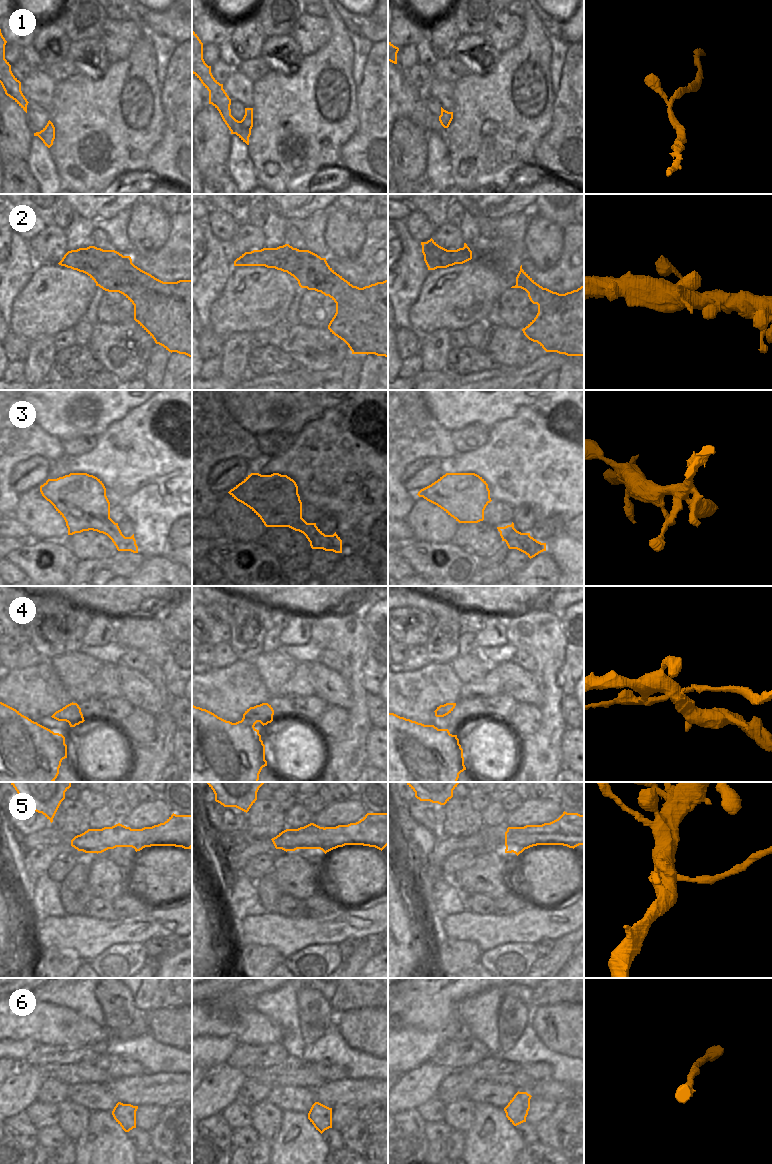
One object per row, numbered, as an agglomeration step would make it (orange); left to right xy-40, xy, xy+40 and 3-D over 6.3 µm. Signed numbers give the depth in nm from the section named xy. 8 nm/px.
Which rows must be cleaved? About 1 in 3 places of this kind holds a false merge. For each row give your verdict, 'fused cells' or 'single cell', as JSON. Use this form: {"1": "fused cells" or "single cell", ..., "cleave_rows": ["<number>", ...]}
{"1": "single cell", "2": "single cell", "3": "single cell", "4": "fused cells", "5": "fused cells", "6": "single cell", "cleave_rows": ["4", "5"]}

